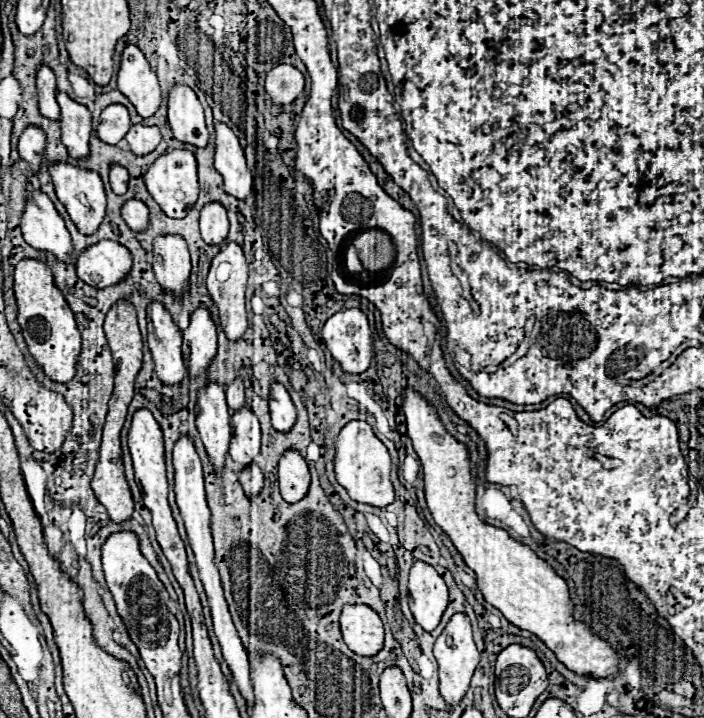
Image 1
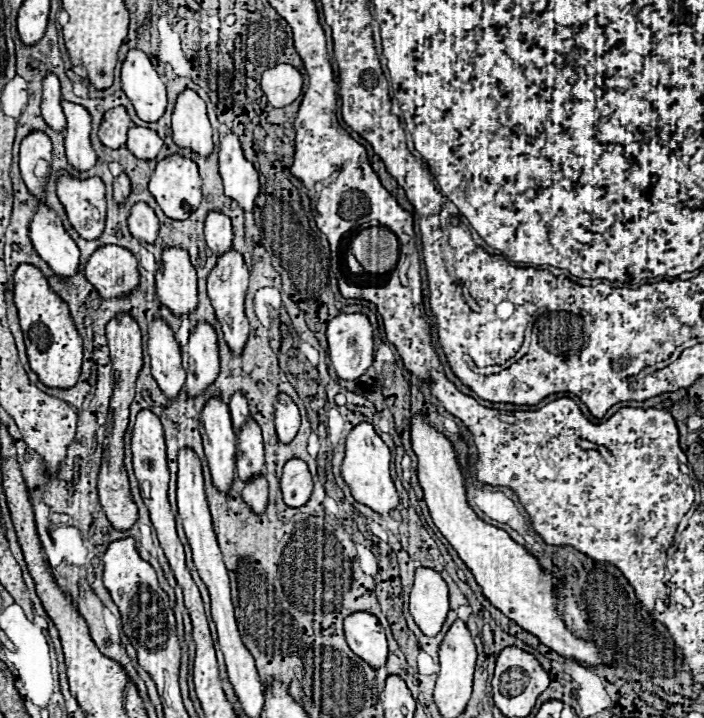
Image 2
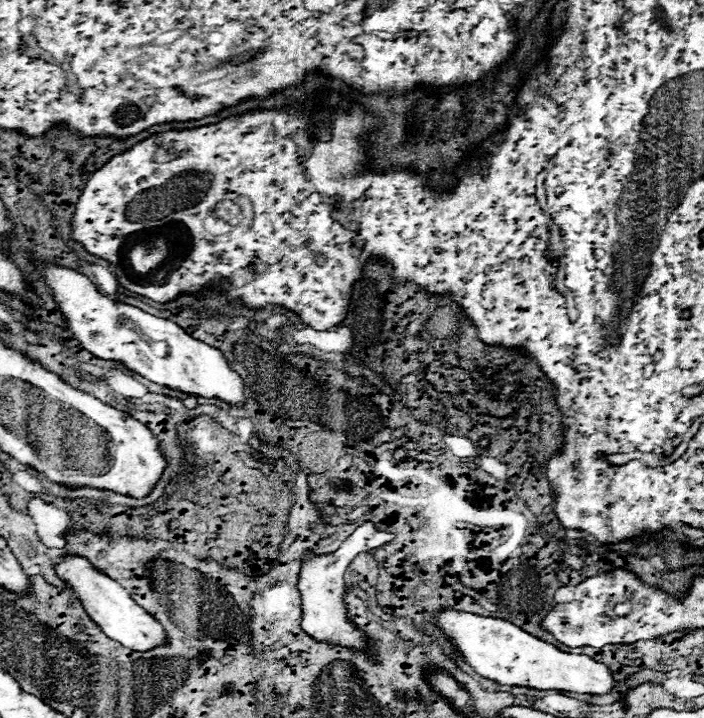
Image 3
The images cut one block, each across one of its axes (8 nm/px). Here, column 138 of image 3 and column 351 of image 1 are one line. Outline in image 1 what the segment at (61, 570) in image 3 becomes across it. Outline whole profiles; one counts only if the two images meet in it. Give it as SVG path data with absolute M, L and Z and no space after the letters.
M366 604L344 606L340 614L344 642L358 656L372 658L384 646L384 628L380 616Z

